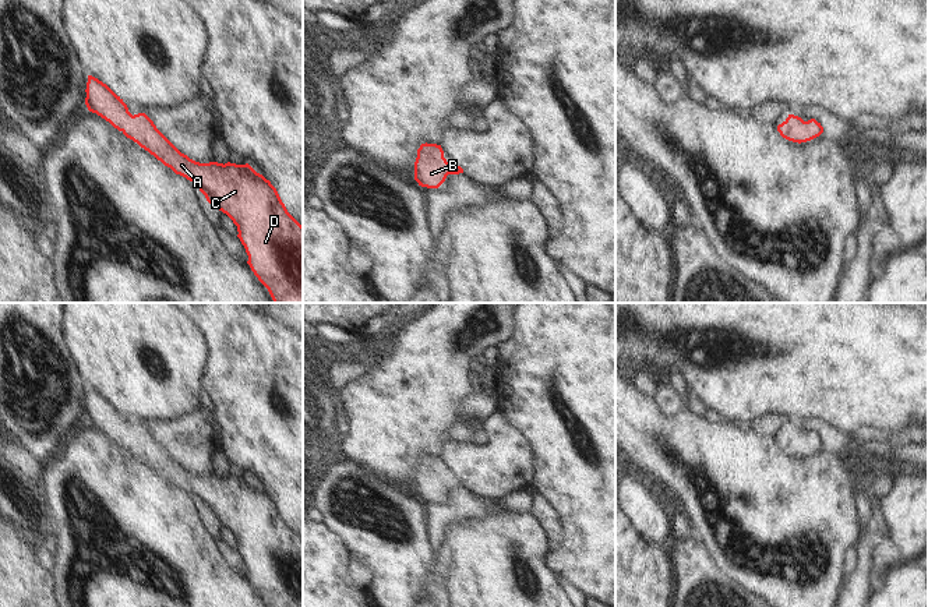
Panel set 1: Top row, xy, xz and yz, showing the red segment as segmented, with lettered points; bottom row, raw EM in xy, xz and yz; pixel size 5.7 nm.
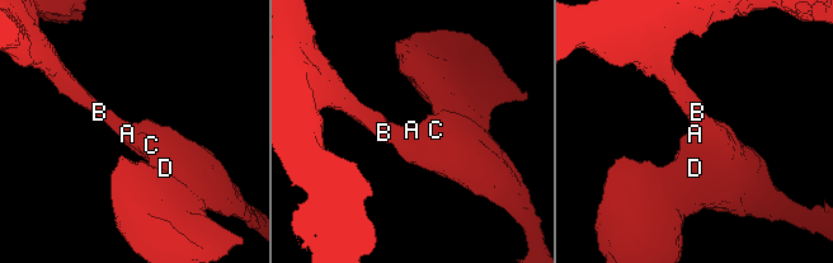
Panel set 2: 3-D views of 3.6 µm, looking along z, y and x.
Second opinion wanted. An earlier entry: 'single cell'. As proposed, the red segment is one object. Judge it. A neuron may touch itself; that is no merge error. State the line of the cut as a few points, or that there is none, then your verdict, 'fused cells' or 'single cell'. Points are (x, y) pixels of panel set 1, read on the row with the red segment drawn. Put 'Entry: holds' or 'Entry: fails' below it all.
cut none; single cell
Entry: holds

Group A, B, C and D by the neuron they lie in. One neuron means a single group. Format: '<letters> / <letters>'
A B C D

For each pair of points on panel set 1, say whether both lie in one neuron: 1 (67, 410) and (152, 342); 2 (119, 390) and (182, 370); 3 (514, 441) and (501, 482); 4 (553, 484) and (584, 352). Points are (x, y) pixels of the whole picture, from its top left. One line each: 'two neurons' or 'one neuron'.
1: two neurons
2: one neuron
3: one neuron
4: one neuron

